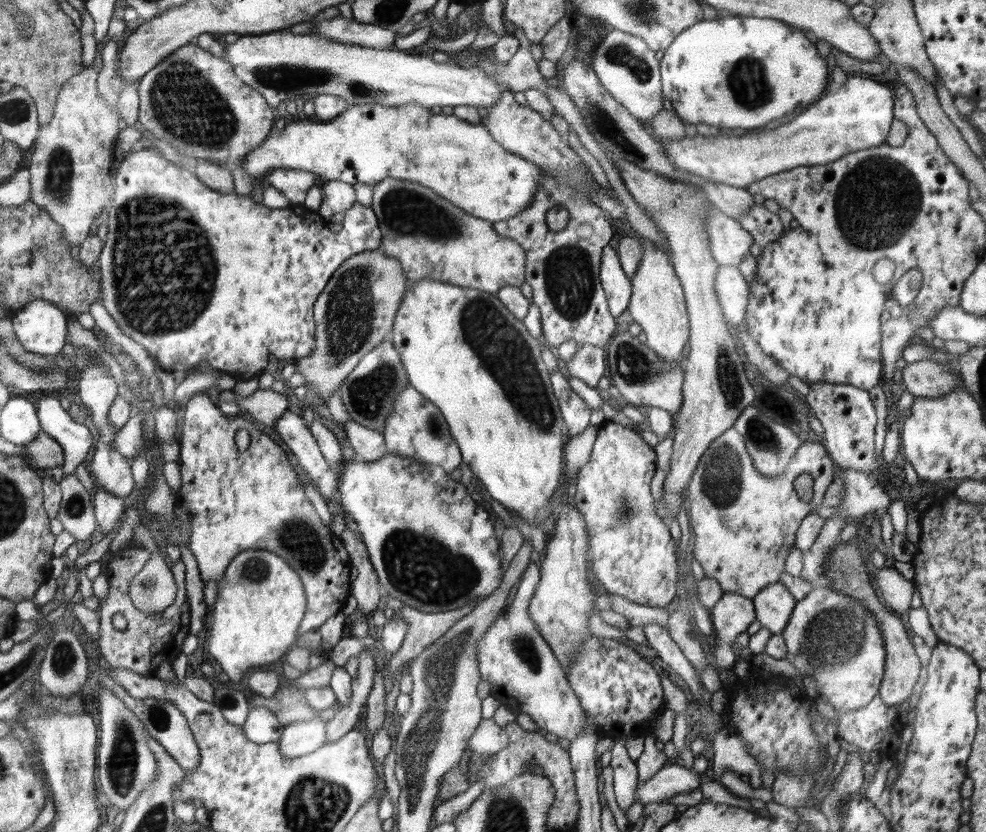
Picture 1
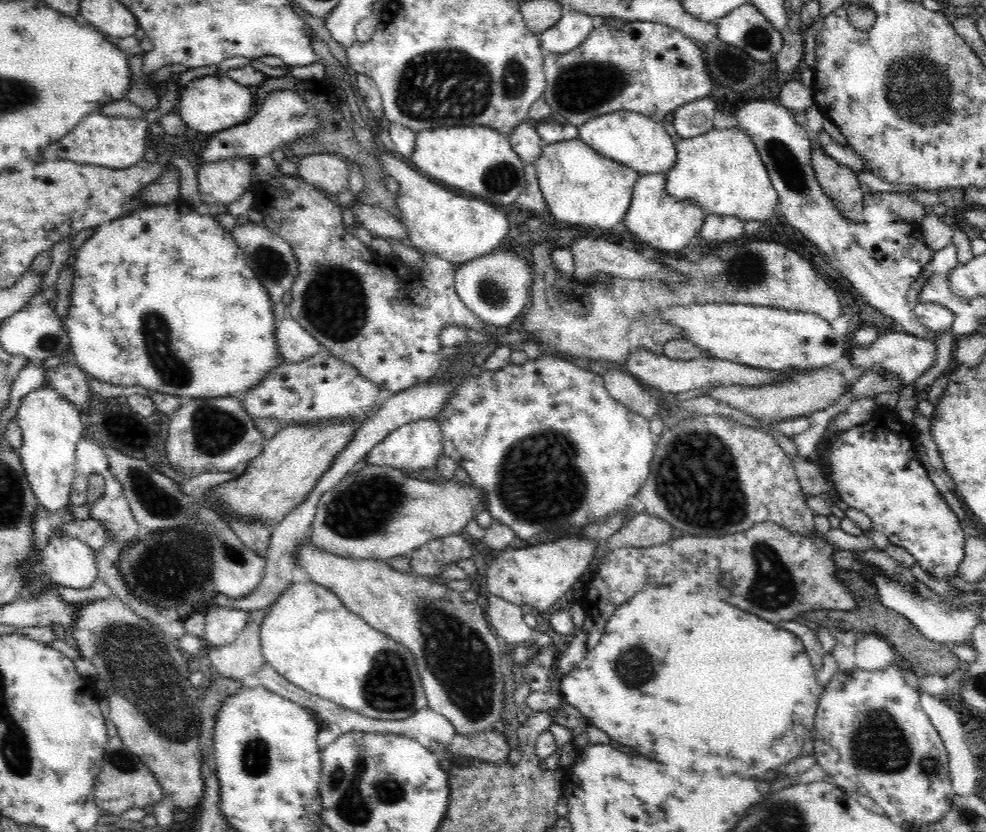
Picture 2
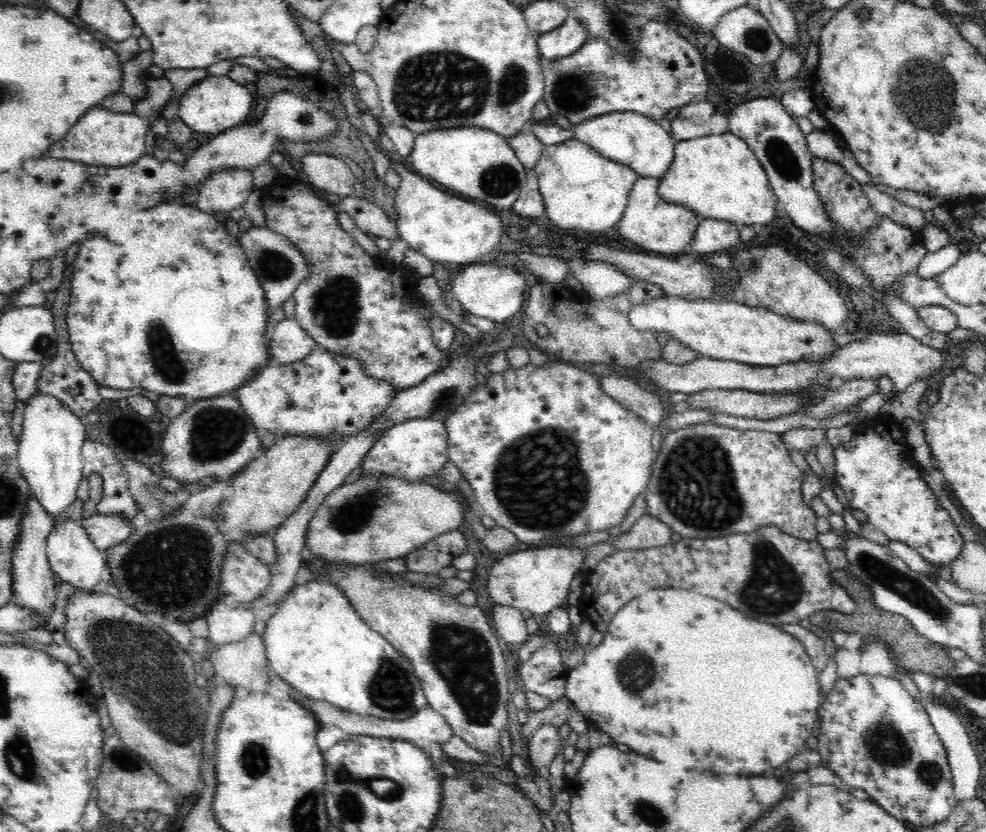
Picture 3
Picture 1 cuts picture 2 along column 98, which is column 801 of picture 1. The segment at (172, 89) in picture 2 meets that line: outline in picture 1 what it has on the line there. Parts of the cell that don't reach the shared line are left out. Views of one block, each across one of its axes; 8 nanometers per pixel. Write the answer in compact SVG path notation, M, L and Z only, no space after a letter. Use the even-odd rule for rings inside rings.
M854 75L848 76L846 83L834 94L826 94L795 115L790 123L776 123L757 134L747 132L741 137L725 138L698 133L693 138L685 135L682 139L661 139L652 133L652 138L664 147L669 161L677 169L745 189L749 184L779 172L828 164L849 152L884 144L895 119L892 90L878 81Z

